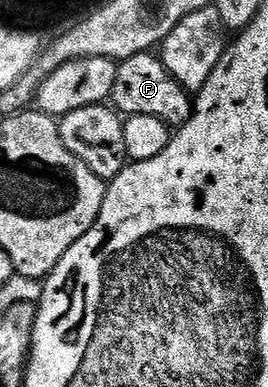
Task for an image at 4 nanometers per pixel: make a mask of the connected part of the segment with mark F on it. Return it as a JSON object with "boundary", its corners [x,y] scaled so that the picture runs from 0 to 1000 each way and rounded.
{"boundary":[[[563,134],[507,140],[437,171],[437,222],[418,245],[422,258],[437,261],[437,284],[459,300],[567,300],[634,328],[668,328],[724,284],[713,248],[631,189],[608,155],[575,142]]]}

